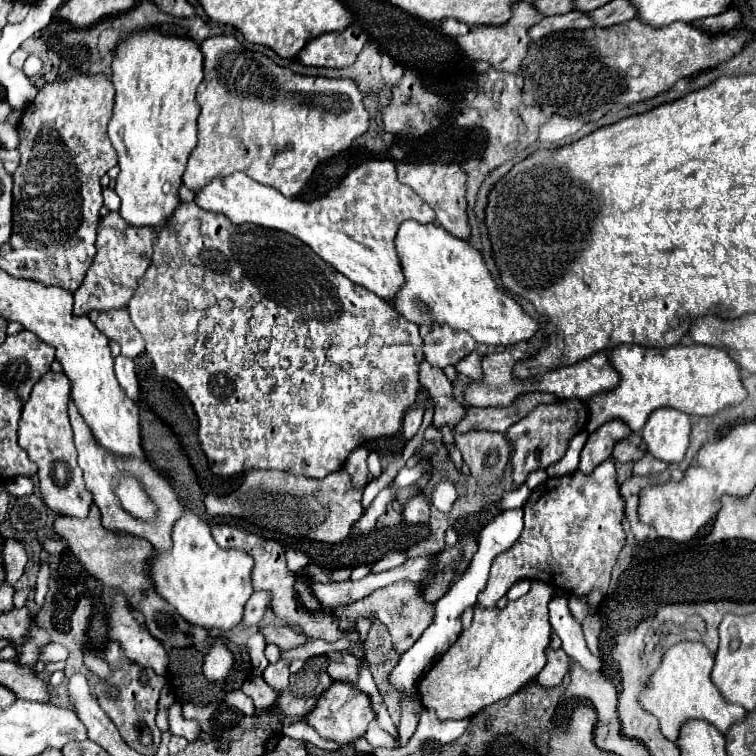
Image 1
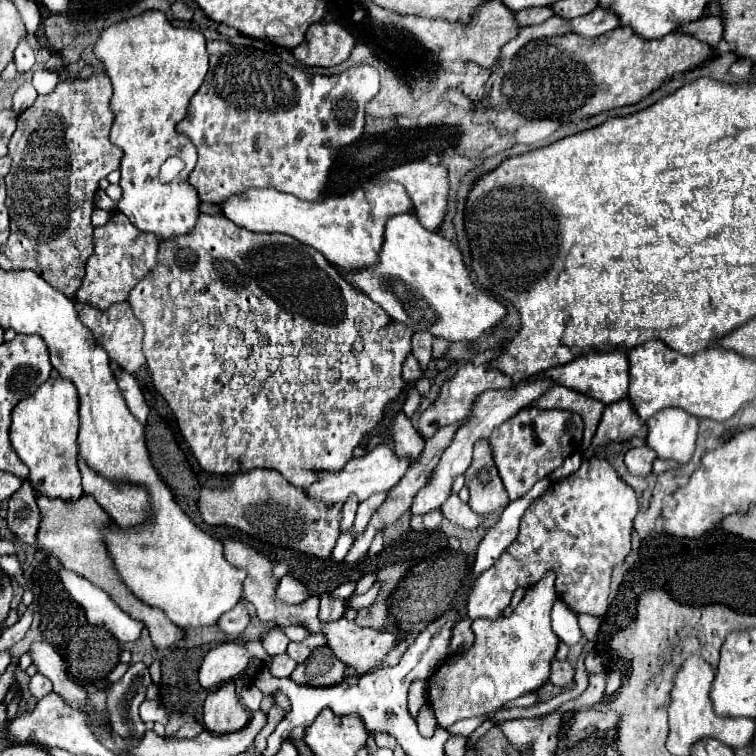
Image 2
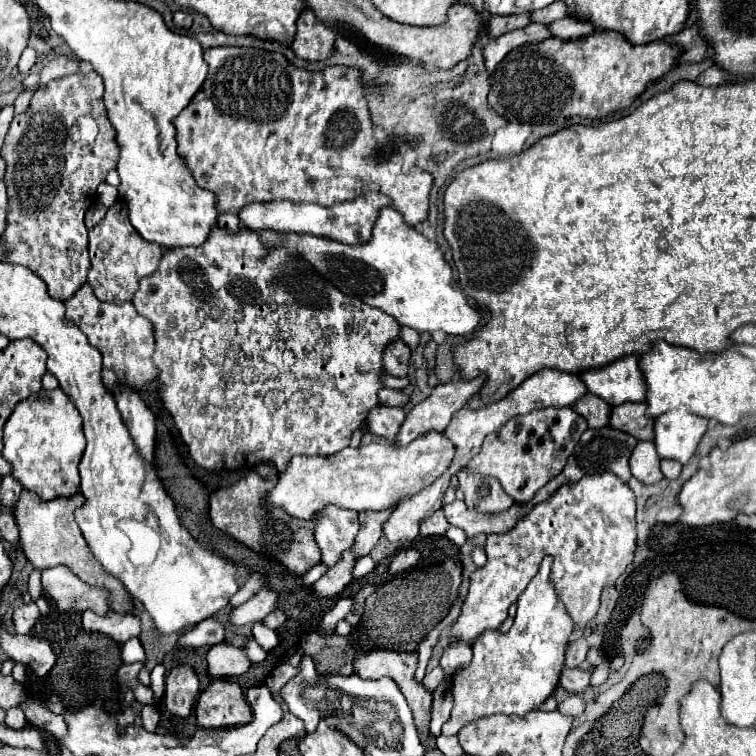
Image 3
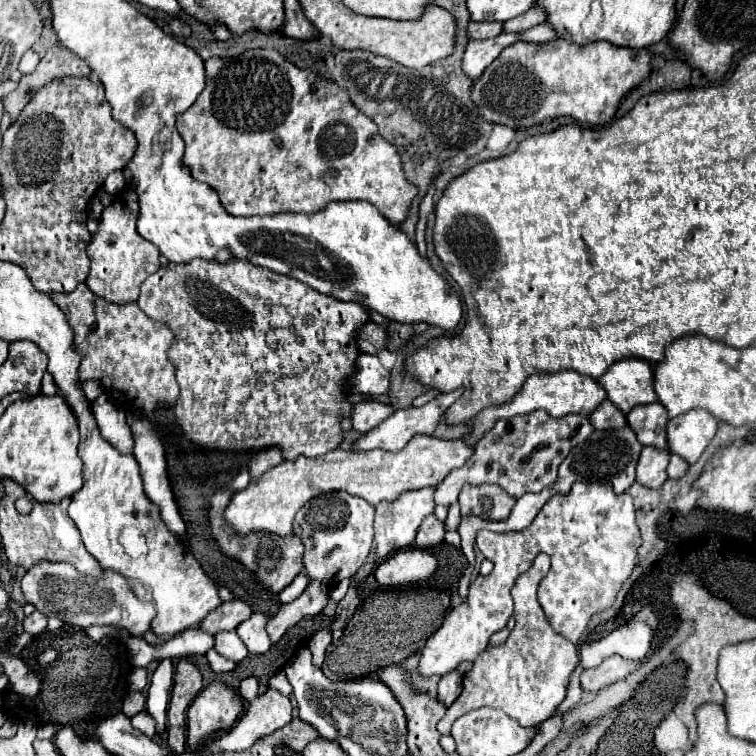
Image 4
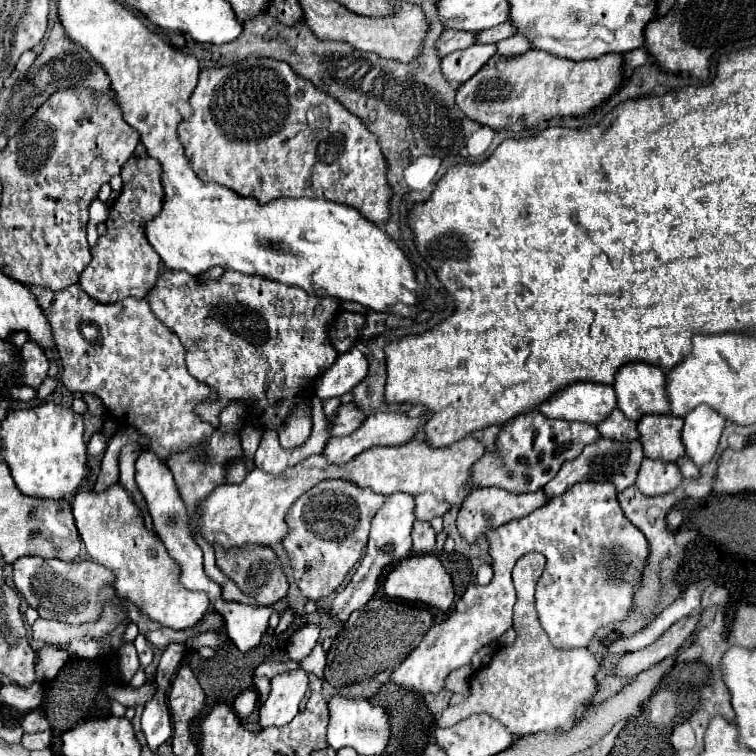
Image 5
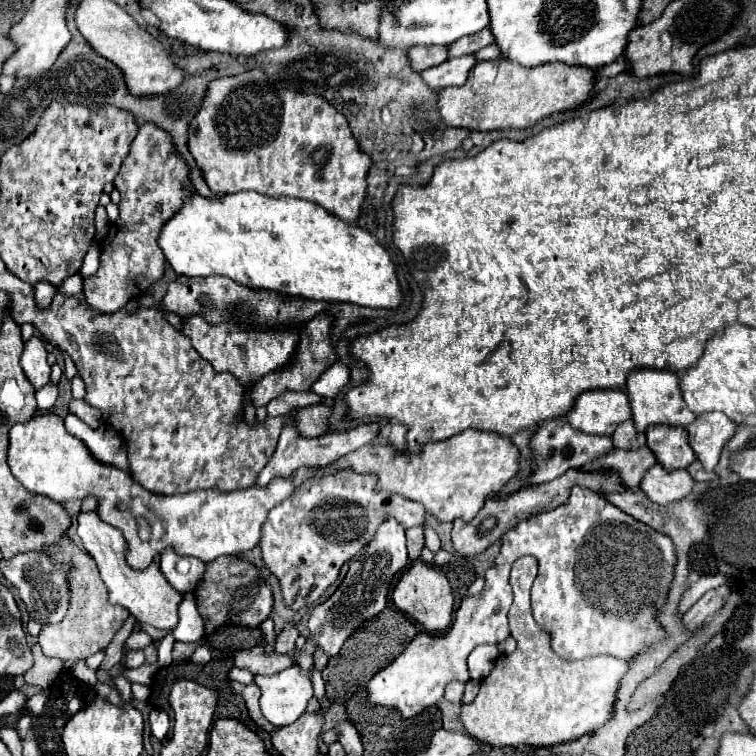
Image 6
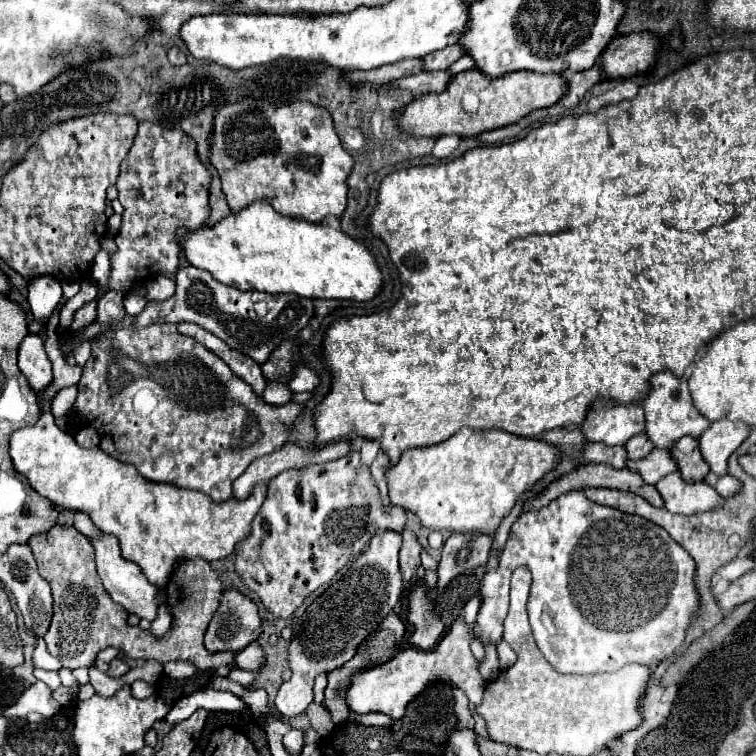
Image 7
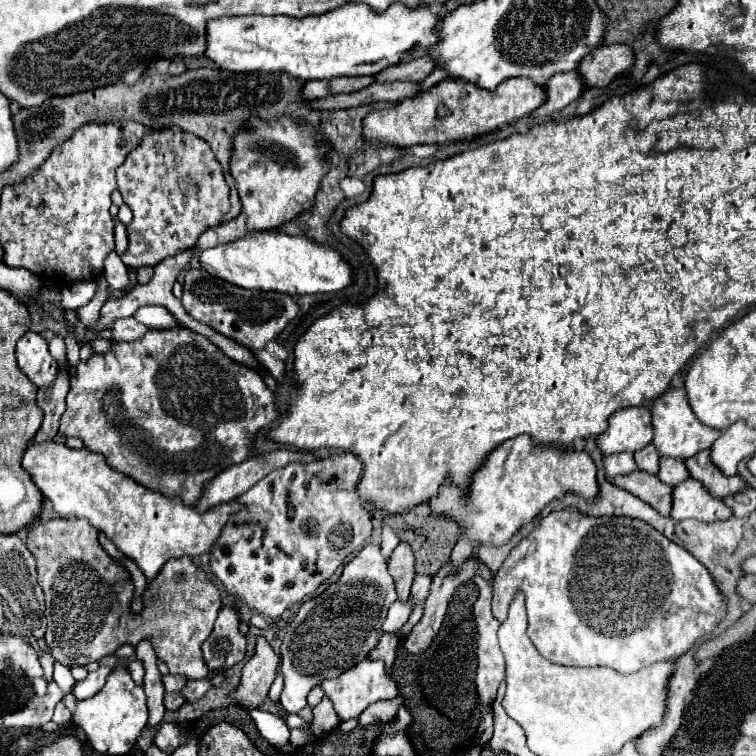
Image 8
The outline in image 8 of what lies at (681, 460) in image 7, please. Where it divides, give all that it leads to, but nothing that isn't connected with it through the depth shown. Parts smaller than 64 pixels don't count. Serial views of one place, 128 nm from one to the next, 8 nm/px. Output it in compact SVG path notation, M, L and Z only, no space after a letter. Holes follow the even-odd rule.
M702 450L696 456L688 458L686 466L688 466L692 478L696 478L698 482L702 482L712 496L724 498L728 494L738 494L738 492L750 488L742 476L732 476L732 478L724 476L714 466L714 462L710 460L710 452L708 450Z

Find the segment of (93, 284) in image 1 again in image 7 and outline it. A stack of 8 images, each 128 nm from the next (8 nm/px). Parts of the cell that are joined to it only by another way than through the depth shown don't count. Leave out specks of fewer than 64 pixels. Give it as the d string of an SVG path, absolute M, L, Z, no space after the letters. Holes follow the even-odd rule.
M140 122L138 136L120 164L116 182L118 200L124 206L122 228L114 238L118 252L112 254L110 288L142 284L160 272L176 272L182 246L178 244L178 228L196 232L210 218L210 184L212 174L196 152L196 142L186 138L182 130L160 128ZM96 298L96 300L92 300L92 302L88 302L86 306L82 306L80 310L76 310L76 312L74 312L72 324L68 326L68 330L70 330L70 332L78 332L80 328L88 326L88 324L96 318L96 302L98 302L98 298Z

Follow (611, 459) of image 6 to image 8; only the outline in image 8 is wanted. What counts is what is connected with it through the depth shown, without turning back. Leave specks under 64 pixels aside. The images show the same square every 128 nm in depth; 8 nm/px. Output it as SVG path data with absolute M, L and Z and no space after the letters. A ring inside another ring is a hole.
M660 458L658 478L664 484L674 486L674 484L680 484L682 480L688 480L690 478L690 472L688 472L688 468L686 468L686 464L682 460L676 460L676 458Z

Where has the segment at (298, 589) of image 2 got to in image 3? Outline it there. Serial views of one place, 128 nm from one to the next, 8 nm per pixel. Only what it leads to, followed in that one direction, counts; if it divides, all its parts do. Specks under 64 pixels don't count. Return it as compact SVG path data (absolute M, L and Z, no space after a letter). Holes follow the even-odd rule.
M260 590L248 602L244 602L238 608L234 608L228 614L228 622L232 626L244 626L244 624L260 622L276 608L276 604L278 604L278 600L276 600L276 594L272 590Z

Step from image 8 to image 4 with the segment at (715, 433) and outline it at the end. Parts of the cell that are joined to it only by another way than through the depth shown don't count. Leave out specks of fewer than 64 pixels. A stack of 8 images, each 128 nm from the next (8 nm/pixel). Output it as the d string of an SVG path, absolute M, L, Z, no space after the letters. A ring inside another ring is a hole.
M626 358L626 360L620 360L618 364L612 364L612 368L598 382L606 390L608 400L614 402L618 410L628 414L638 404L652 404L652 402L658 400L654 396L654 376L652 376L652 372L654 372L654 368L650 366L650 362L640 360L640 358Z

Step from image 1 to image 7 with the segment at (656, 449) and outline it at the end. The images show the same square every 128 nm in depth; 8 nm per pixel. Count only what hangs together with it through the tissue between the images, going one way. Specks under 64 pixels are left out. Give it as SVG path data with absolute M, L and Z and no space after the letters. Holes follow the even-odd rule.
M718 420L698 438L704 460L710 470L718 476L728 474L728 458L740 448L740 444L750 436L750 426L742 422Z

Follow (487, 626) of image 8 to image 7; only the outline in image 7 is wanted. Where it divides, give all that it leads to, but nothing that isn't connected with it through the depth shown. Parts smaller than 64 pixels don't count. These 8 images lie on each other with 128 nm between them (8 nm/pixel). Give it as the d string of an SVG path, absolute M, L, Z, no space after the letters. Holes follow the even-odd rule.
M484 642L484 660L480 662L480 676L488 684L490 680L496 680L500 672L500 662L498 662L498 650L496 642Z

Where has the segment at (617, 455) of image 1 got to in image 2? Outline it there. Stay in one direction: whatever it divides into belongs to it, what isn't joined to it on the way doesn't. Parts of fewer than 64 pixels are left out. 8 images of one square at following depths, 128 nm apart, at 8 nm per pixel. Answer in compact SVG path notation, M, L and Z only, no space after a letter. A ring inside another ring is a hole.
M644 444L640 448L632 448L624 454L624 462L626 462L626 468L630 474L634 476L648 476L652 474L652 462L656 460L656 452Z

